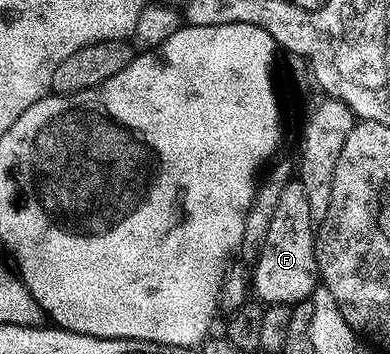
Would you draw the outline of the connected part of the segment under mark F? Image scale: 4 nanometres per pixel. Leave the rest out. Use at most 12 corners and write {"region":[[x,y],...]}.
{"region":[[289,179],[250,272],[255,299],[296,305],[318,287],[310,202]]}

